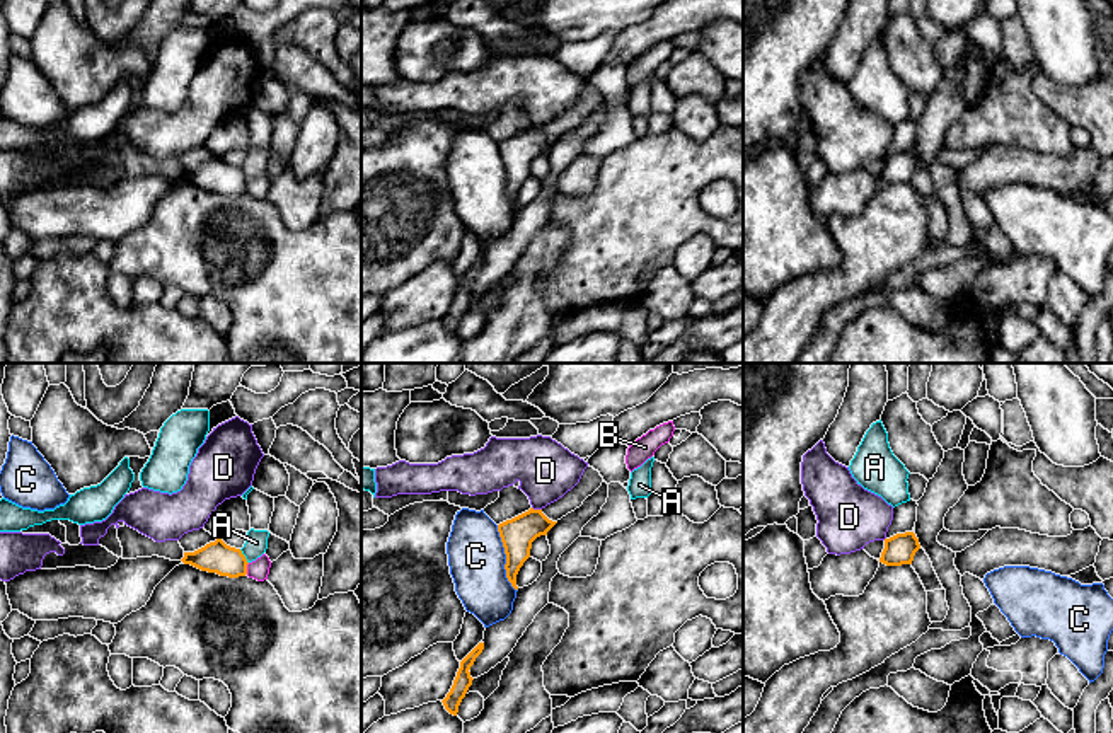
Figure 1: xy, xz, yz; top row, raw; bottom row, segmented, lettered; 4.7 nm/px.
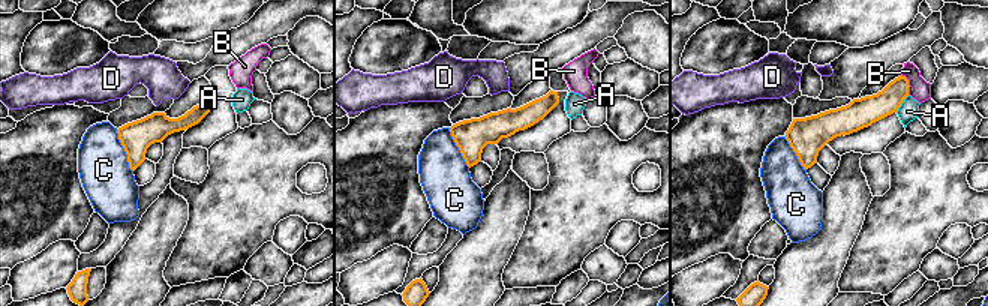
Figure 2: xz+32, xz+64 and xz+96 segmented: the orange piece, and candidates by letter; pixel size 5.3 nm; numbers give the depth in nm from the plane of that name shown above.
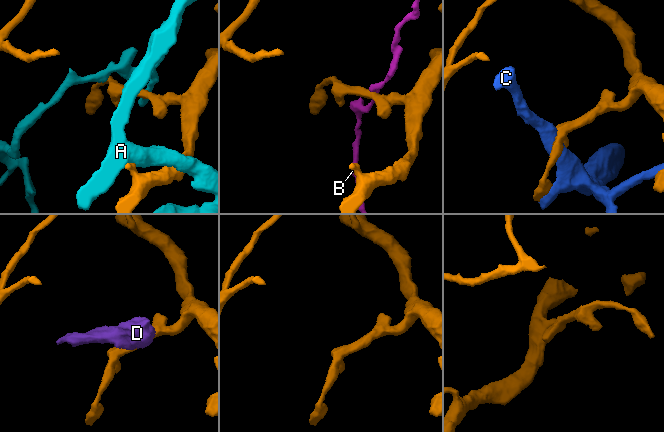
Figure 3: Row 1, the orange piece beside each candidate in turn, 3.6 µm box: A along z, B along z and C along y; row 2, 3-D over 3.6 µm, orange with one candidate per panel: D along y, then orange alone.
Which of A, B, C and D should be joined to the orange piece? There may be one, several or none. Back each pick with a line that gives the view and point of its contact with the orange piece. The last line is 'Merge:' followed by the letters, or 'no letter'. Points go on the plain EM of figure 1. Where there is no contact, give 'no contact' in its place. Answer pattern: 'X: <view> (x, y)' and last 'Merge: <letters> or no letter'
Merge: no letter

